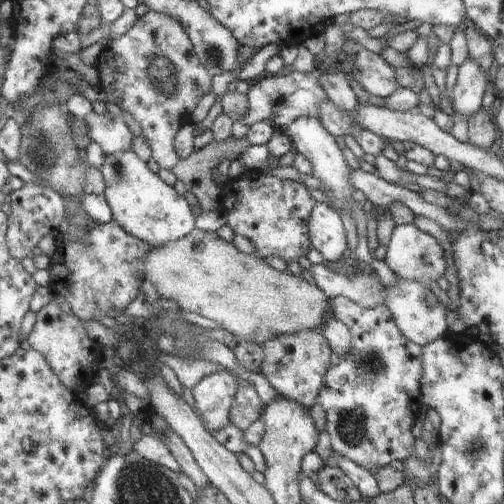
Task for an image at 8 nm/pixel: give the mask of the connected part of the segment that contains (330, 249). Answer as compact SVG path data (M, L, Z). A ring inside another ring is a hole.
M314 202L310 212L309 240L324 260L340 261L346 250L347 237L342 218L326 202Z

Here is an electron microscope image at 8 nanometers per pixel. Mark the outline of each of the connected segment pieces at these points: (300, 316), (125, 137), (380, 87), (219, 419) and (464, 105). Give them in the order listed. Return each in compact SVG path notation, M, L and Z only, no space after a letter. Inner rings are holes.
M194 229L188 236L165 246L152 248L140 262L140 274L144 281L152 283L162 299L174 300L181 310L194 312L213 320L226 332L236 336L238 342L254 342L263 346L266 340L276 336L290 336L304 330L319 330L321 324L332 318L326 292L302 276L278 271L269 266L264 259L255 258L239 252L230 242L214 233Z
M94 113L86 122L90 138L99 144L106 157L116 152L132 151L134 136L121 116L111 113L102 116Z
M360 48L354 58L354 78L369 94L388 98L403 87L398 84L394 67L390 66L380 52Z
M224 368L224 370L204 376L193 387L195 414L210 435L224 426L230 425L228 412L234 402L237 384L238 382L230 374L230 370Z
M467 58L459 67L458 80L450 96L454 114L462 115L466 120L482 110L484 92L488 86L486 72Z

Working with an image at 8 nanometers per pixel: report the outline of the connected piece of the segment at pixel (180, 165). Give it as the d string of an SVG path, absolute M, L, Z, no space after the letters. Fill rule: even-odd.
M246 138L224 142L210 142L200 150L194 150L186 159L180 159L172 168L177 180L182 181L186 190L198 199L202 213L221 209L222 190L213 182L212 172L222 160L236 161L246 156L250 144Z

